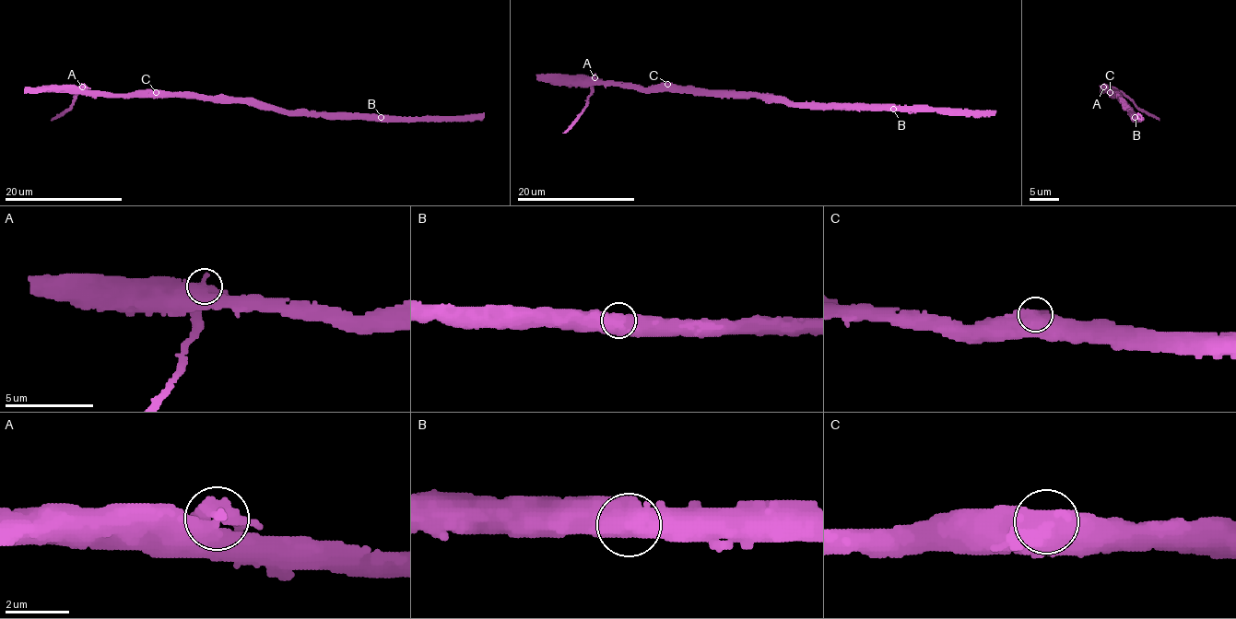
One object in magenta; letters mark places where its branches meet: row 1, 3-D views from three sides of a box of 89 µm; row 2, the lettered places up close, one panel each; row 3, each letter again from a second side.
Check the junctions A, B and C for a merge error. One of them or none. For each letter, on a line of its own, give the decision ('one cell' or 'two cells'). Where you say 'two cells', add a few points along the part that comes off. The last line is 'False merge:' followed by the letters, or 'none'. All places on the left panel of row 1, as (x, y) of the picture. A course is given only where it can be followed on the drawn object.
A: two cells | (82, 87), (76, 93), (75, 102), (51, 120)
B: one cell
C: one cell
False merge: A

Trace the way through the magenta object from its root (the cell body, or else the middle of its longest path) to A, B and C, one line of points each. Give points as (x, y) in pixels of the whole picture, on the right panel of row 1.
A: (1124, 102), (1104, 87)
B: (1124, 102), (1135, 117)
C: (1124, 102), (1114, 92), (1110, 92)

